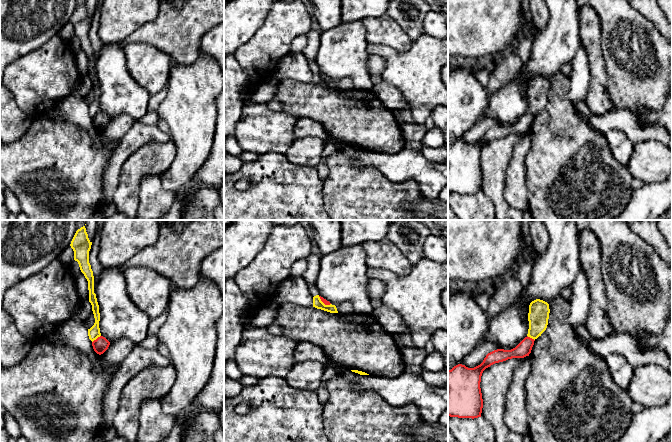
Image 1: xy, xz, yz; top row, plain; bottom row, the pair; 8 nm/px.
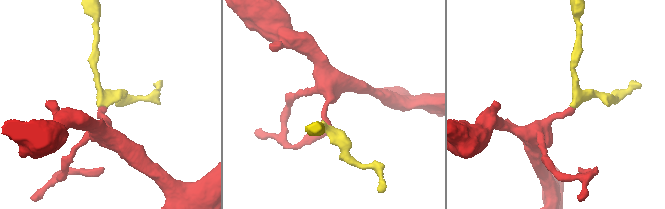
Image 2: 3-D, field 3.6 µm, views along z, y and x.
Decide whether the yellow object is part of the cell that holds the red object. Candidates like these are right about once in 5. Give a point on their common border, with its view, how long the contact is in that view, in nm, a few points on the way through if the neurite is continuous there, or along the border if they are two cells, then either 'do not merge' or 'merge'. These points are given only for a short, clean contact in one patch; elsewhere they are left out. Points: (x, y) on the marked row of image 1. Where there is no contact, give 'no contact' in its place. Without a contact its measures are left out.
contact xy (97, 338); length 90 nm; border xy (100, 335), (92, 342); do not merge

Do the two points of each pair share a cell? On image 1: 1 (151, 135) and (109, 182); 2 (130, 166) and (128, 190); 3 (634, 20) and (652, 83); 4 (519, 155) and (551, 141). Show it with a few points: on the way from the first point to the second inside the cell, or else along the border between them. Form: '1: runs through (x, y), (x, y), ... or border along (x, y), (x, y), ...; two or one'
1: runs through (137, 138), (116, 159), (113, 168); one
2: runs through (130, 172), (129, 184); one
3: runs through (634, 36), (634, 50), (643, 67); one
4: border along (529, 132), (530, 148), (525, 158), (526, 176); two

